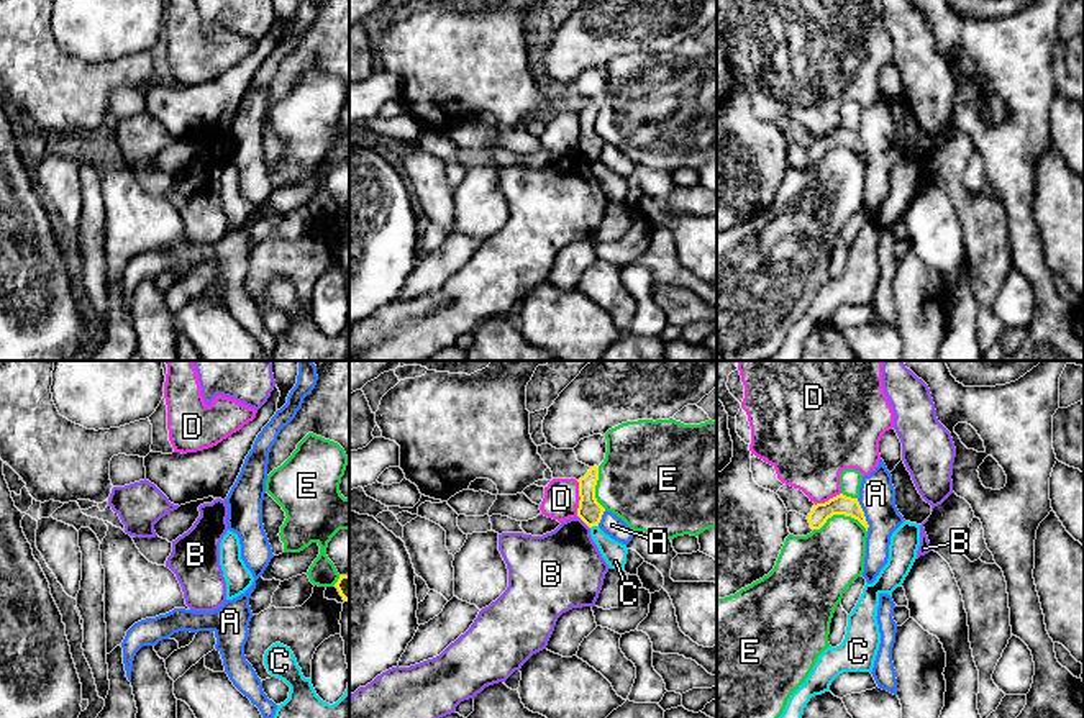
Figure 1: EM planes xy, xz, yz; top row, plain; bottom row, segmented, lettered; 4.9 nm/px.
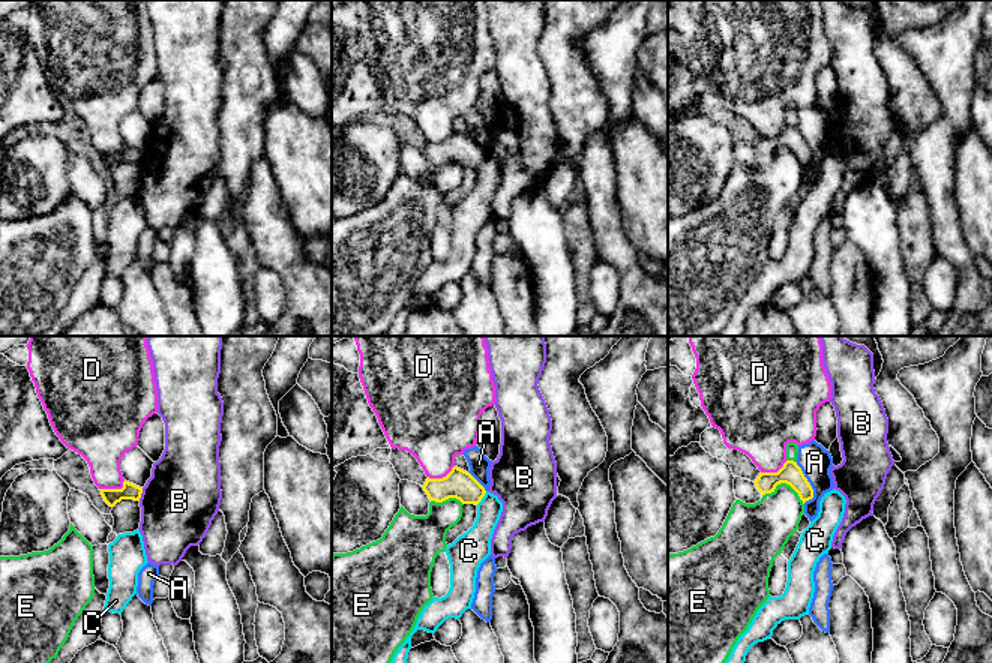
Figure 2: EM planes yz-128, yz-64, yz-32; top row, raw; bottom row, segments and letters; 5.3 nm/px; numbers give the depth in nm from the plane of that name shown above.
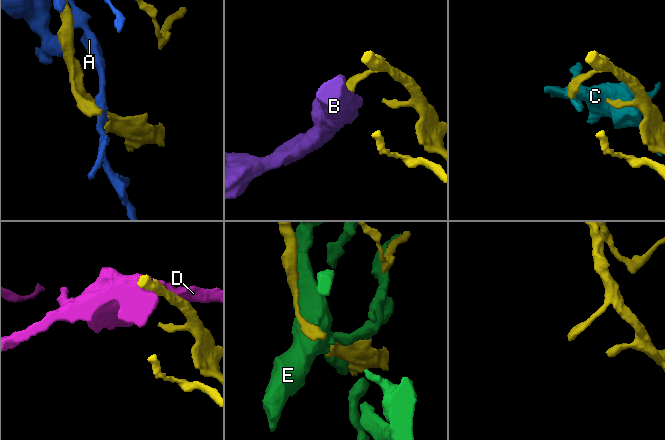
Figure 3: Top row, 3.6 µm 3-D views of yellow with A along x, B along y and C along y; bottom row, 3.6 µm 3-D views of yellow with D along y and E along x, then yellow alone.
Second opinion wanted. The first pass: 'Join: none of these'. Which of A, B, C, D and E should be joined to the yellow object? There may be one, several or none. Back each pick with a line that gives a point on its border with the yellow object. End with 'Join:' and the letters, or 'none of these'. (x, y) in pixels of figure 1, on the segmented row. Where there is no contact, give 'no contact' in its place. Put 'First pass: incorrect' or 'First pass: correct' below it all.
Join: none of these
First pass: correct

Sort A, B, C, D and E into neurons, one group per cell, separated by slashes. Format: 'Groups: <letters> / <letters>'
Groups: A / B / C / D / E

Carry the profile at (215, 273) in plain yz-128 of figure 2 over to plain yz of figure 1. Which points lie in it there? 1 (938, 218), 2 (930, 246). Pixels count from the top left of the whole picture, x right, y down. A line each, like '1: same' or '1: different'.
1: same
2: same

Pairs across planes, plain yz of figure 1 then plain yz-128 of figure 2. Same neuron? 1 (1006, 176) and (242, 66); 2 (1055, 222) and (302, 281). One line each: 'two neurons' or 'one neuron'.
1: two neurons
2: two neurons

